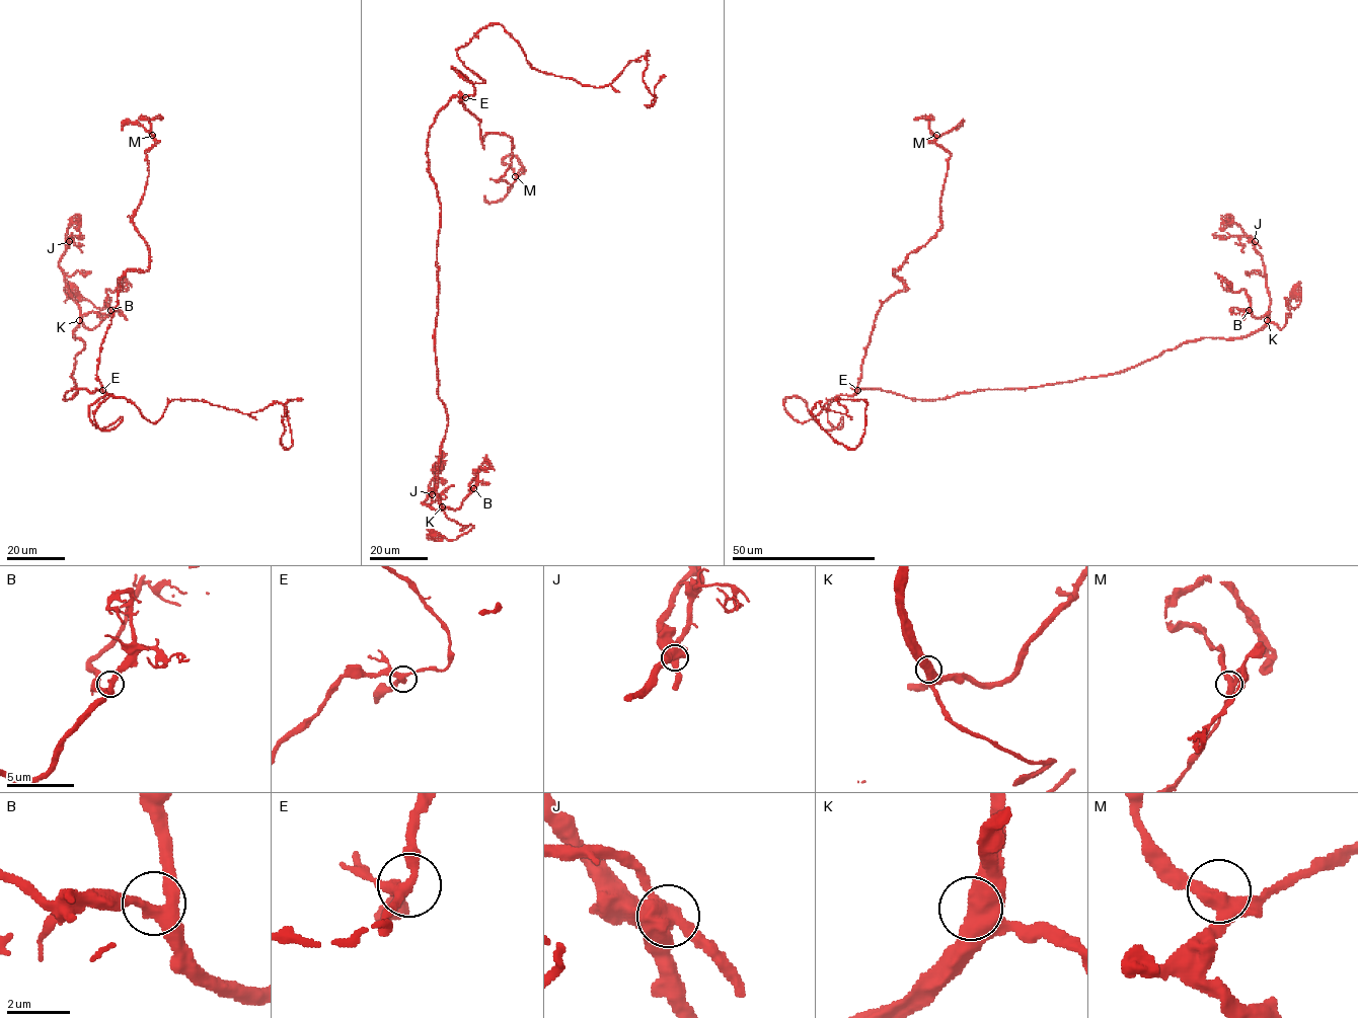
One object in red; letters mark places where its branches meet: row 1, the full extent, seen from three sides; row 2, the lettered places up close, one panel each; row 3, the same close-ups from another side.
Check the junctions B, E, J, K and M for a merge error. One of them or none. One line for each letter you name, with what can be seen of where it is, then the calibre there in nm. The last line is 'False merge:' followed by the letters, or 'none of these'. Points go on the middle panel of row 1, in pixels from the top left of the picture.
J: place (432, 494); calibre 600 nm
False merge: J

